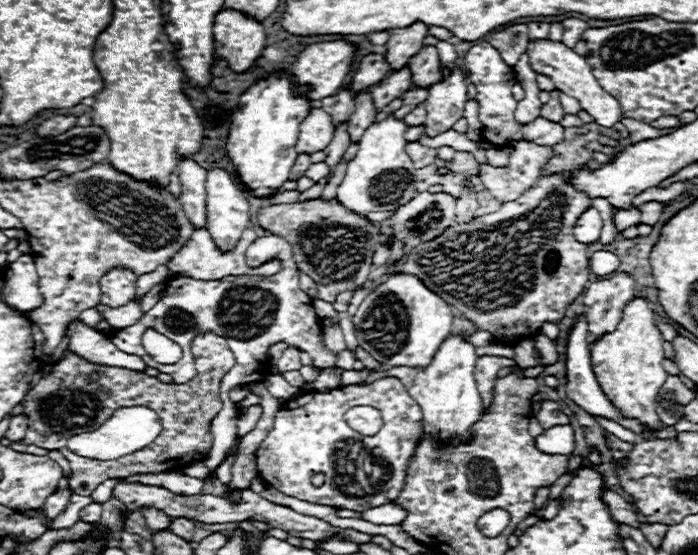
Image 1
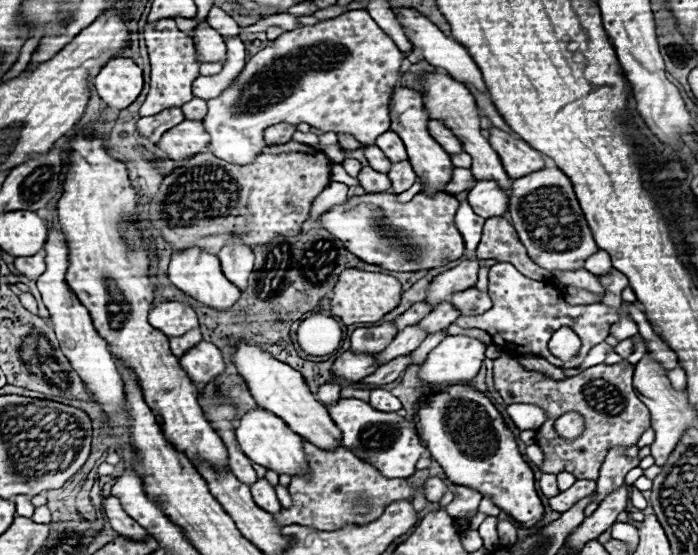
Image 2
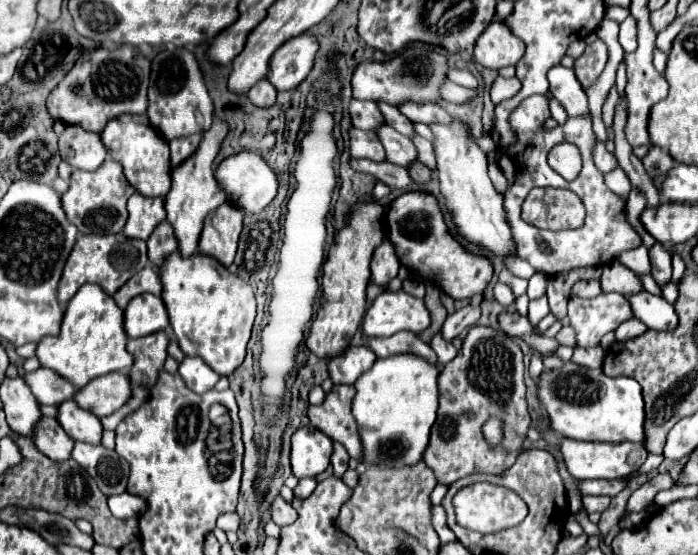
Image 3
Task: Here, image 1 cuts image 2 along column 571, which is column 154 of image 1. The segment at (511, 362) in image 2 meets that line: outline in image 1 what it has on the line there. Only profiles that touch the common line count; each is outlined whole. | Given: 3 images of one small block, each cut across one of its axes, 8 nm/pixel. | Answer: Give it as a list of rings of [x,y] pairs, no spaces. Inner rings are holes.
[[[214,332],[198,334],[194,340],[200,340],[200,350],[206,350],[206,372],[198,372],[194,380],[186,384],[164,384],[154,376],[146,376],[144,372],[128,368],[94,366],[68,350],[64,358],[54,364],[50,376],[32,386],[26,394],[26,400],[22,402],[22,414],[28,418],[24,444],[34,444],[46,450],[60,450],[62,456],[70,462],[70,488],[82,496],[90,496],[96,486],[108,478],[182,470],[186,464],[202,460],[212,448],[212,434],[208,432],[208,424],[222,410],[222,374],[234,366],[236,358],[228,348],[226,338]],[[124,406],[152,408],[162,418],[160,440],[154,440],[152,444],[128,456],[106,462],[82,458],[66,448],[66,440],[70,436],[96,430],[102,426],[102,422],[106,422],[106,418],[110,418],[110,414],[114,414],[116,408]],[[186,420],[190,422],[186,424]]]

